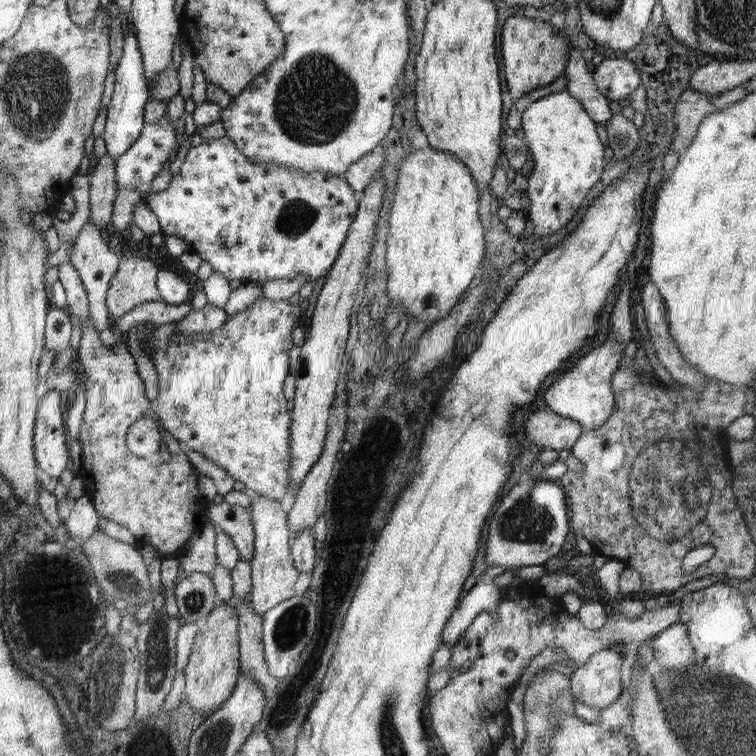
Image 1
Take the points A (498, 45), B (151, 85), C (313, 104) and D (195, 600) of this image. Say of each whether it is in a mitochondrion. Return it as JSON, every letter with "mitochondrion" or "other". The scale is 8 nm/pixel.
{"A":"other","B":"other","C":"mitochondrion","D":"mitochondrion"}

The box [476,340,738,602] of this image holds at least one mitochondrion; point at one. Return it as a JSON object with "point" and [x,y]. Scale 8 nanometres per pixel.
{"point":[672,489]}

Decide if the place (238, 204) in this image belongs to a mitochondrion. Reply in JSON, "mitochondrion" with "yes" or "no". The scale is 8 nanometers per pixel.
{"mitochondrion":"no"}

